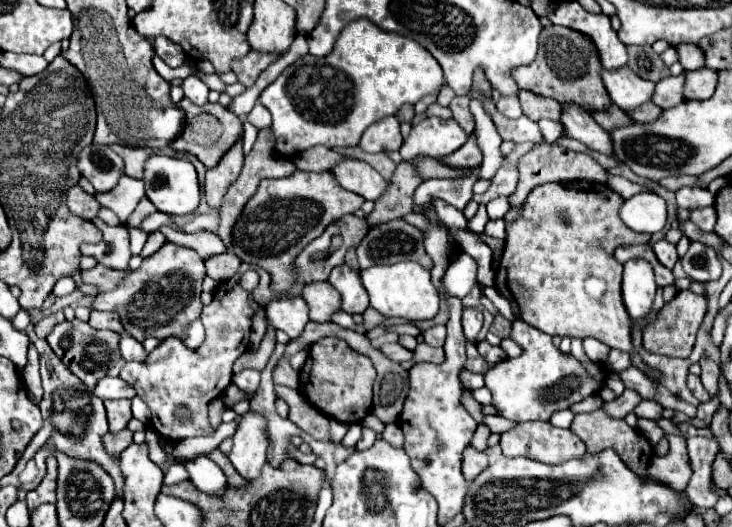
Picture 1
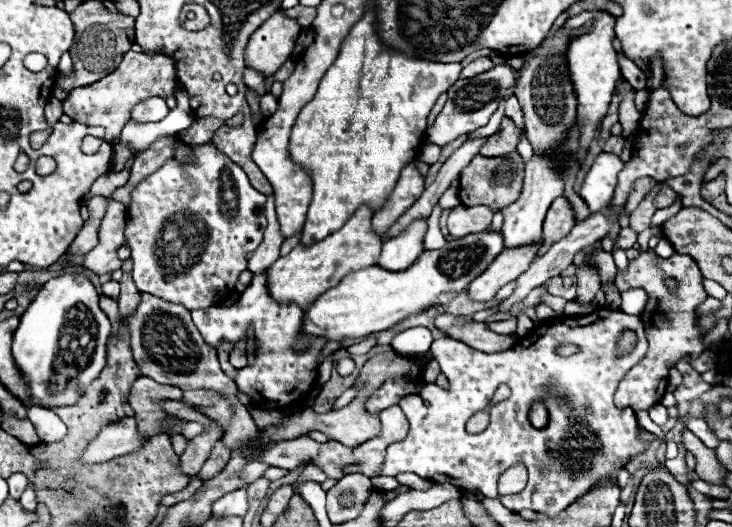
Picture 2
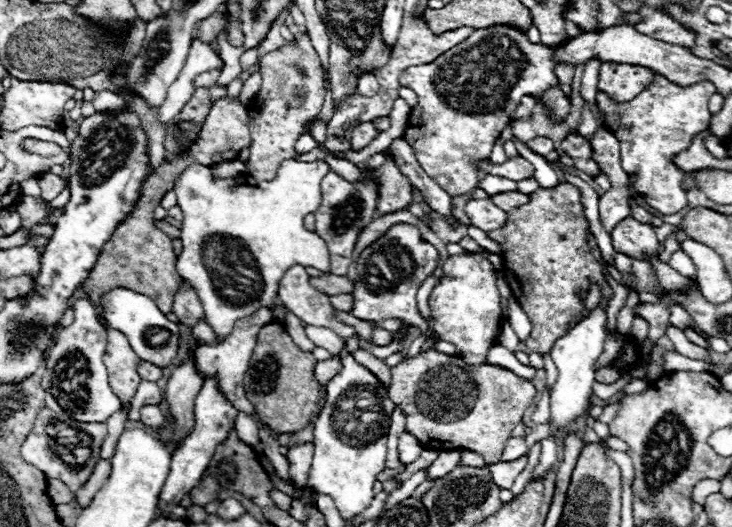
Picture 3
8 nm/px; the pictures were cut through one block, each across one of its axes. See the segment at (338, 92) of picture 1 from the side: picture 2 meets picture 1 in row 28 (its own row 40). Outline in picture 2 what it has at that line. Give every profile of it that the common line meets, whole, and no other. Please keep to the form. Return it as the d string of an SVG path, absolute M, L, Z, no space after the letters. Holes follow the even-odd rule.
M374 6L366 8L362 20L358 20L352 26L350 36L344 38L338 58L320 80L316 96L302 108L292 128L290 136L292 160L300 166L306 166L314 182L308 218L302 228L304 244L312 244L312 240L322 240L330 236L334 230L342 228L362 204L368 204L374 210L380 210L384 206L402 168L412 158L416 158L420 136L426 130L426 118L432 106L436 104L438 96L460 78L460 70L462 66L458 62L436 64L430 60L416 60L402 56L400 50L382 44L376 32Z

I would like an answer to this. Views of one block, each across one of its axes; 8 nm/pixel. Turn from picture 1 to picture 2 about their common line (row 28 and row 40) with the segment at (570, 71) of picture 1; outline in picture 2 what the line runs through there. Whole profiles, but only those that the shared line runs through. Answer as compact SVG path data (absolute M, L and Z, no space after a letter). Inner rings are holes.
M592 22L582 26L580 30L564 30L558 28L552 36L546 36L544 42L534 50L534 58L524 64L520 70L518 82L516 82L516 92L514 96L520 100L522 112L524 112L524 126L526 126L526 136L532 142L536 152L552 152L562 140L564 132L570 130L574 118L576 118L576 94L572 86L570 72L566 70L566 50L572 40L572 36L582 36L584 32L592 30Z

